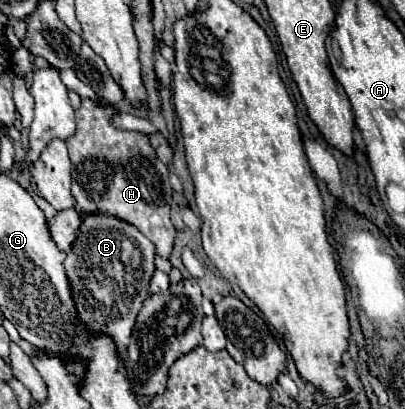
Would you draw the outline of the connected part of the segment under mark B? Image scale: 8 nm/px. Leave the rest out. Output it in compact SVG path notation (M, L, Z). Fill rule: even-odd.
M81 213L77 239L73 241L73 247L67 251L63 267L71 283L71 295L73 295L73 301L77 303L81 323L85 323L85 329L89 331L89 335L109 335L113 343L117 345L119 355L127 353L133 323L145 299L149 297L149 279L153 277L153 271L155 271L155 255L157 251L153 243L141 231L137 231L137 227L133 227L131 223L125 223L123 219L117 219L113 215Z

